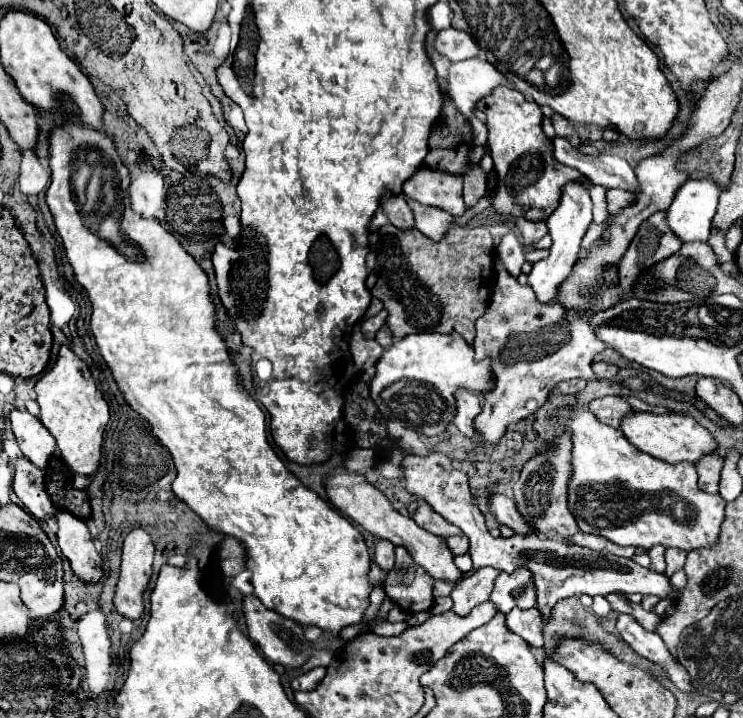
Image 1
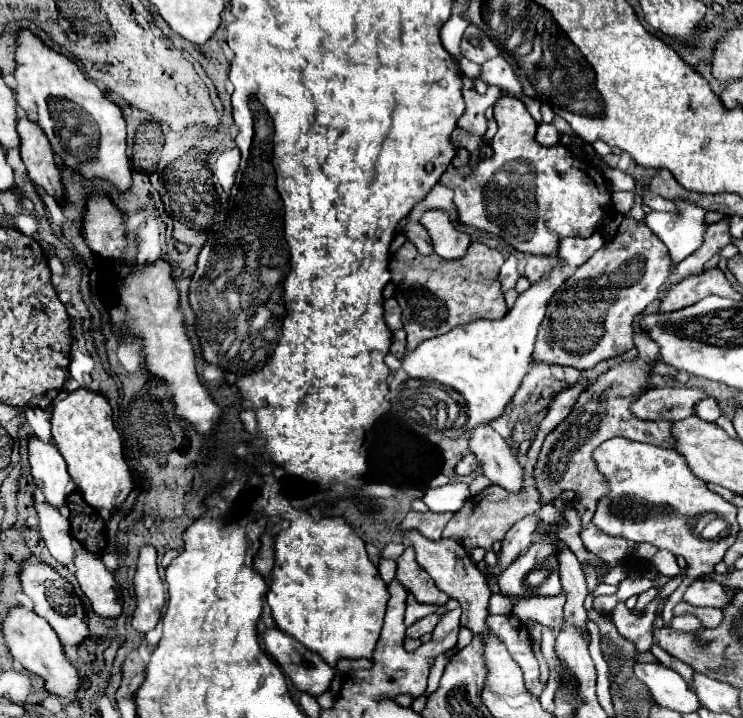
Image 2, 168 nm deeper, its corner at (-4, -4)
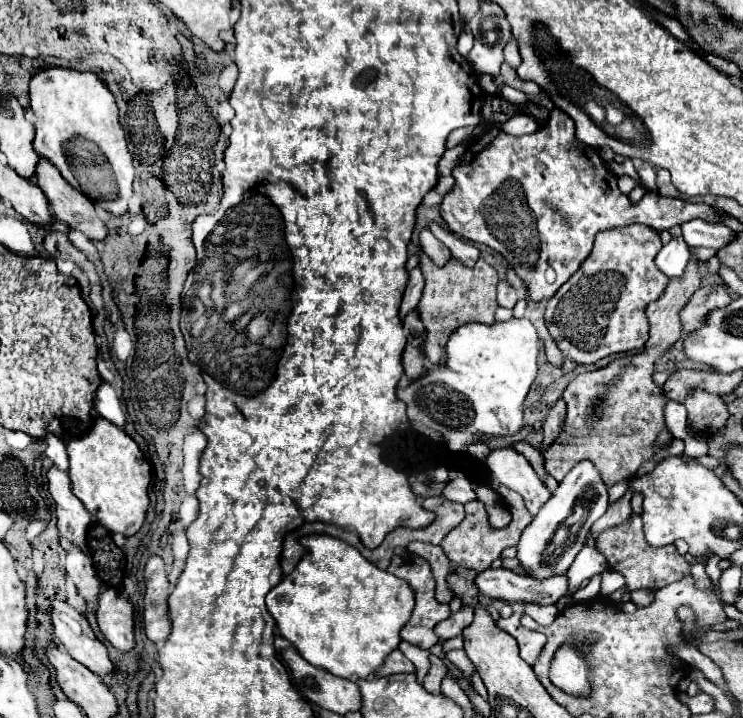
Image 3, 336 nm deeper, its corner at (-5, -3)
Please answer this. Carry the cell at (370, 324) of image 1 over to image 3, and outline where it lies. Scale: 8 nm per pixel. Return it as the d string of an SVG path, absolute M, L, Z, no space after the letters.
M414 267L410 271L410 279L408 279L408 285L406 285L406 291L404 291L404 297L402 297L400 317L404 317L408 311L412 311L418 305L418 301L422 297L422 289L424 289L422 271L420 271L420 267Z

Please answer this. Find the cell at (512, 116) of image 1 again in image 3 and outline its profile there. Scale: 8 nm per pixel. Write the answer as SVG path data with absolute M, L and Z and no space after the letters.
M552 109L548 123L546 123L544 127L540 127L538 131L530 133L530 135L514 137L514 135L506 135L506 133L500 133L500 131L488 131L486 135L478 137L478 139L468 147L468 151L464 153L460 165L452 169L452 177L454 177L454 187L452 187L450 193L446 193L446 195L442 197L442 203L440 203L440 215L442 215L444 223L448 225L448 229L452 229L452 233L456 233L456 235L460 235L460 237L464 237L464 239L470 239L470 241L474 241L474 243L482 243L482 245L494 249L496 253L500 253L500 255L508 261L508 265L516 271L516 275L524 281L526 291L528 291L528 299L534 301L534 303L542 303L542 301L550 299L550 297L558 291L558 287L560 287L566 279L570 279L570 277L574 275L574 271L578 271L578 265L580 265L580 263L584 261L584 257L588 255L588 249L592 249L592 243L594 243L594 237L596 237L598 231L614 229L614 227L628 227L628 225L638 223L638 225L646 225L646 227L650 227L650 229L654 229L654 231L660 233L660 231L670 231L674 225L682 225L684 221L698 219L698 217L702 217L702 219L706 219L706 221L710 221L710 223L720 223L720 217L718 217L718 215L722 213L722 211L716 209L716 207L686 203L686 201L676 199L676 197L664 197L664 195L660 195L658 191L648 191L638 203L632 203L632 201L618 189L618 185L616 185L616 175L610 173L608 165L606 165L606 163L602 161L602 157L600 157L600 151L594 149L594 147L588 147L588 145L580 143L580 141L574 137L574 121L572 121L564 111L560 111L560 109Z

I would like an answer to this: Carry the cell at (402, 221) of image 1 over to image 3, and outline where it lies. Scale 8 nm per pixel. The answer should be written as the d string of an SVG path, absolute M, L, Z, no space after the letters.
M422 229L420 233L420 247L434 261L436 267L444 267L444 263L448 263L450 259L450 251L428 229Z

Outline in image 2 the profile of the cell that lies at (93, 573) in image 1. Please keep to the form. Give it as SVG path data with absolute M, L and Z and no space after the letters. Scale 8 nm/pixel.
M83 546L81 550L75 550L75 578L99 616L115 618L121 614L113 572L95 552L89 552Z

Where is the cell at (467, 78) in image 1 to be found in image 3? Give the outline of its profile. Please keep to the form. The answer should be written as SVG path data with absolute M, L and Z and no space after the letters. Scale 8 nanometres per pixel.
M510 39L510 43L506 45L506 63L512 67L520 65L520 47L516 39Z

